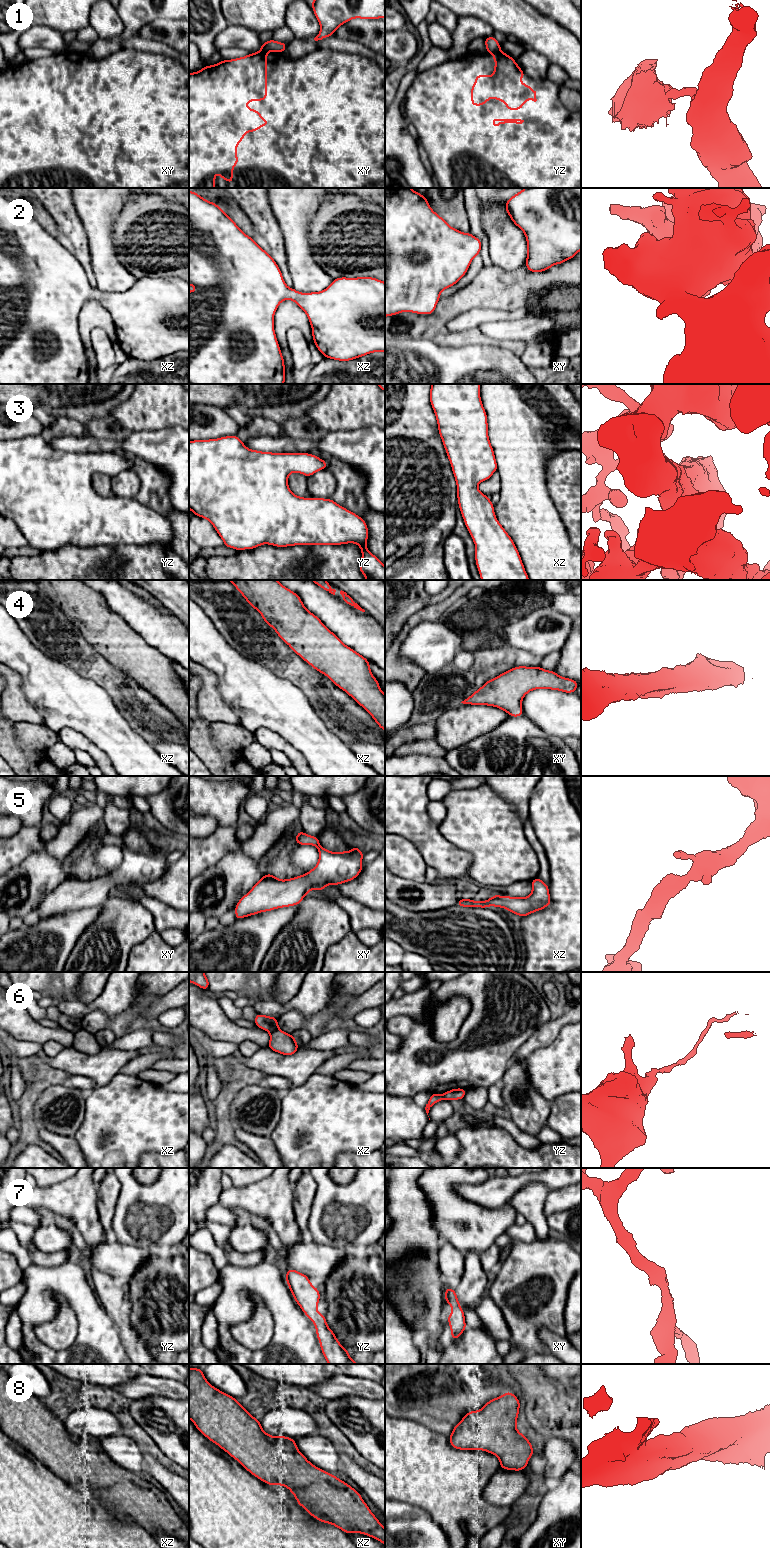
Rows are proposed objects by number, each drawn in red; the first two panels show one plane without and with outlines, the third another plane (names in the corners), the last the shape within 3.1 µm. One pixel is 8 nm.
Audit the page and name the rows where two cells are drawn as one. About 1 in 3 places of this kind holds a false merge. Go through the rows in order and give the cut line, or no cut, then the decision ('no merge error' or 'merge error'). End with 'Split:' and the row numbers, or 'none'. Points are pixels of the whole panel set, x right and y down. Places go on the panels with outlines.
1: cut in yz along (499, 49), (493, 53); merge error
2: no cut; no merge error
3: no cut; no merge error
4: no cut; no merge error
5: no cut; no merge error
6: cut in xz along (277, 1027), (270, 1033); merge error
7: no cut; no merge error
8: no cut; no merge error
Split: 1, 6

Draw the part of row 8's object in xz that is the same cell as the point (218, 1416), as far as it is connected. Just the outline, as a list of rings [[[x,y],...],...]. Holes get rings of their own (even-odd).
[[[189,1367],[189,1419],[206,1438],[218,1445],[232,1458],[237,1460],[248,1472],[271,1486],[287,1487],[295,1496],[296,1502],[322,1523],[329,1523],[349,1533],[361,1533],[385,1545],[385,1528],[371,1512],[360,1493],[337,1478],[314,1466],[298,1450],[294,1439],[286,1436],[271,1436],[266,1433],[260,1420],[254,1418],[234,1397],[213,1387],[205,1378],[202,1369]]]

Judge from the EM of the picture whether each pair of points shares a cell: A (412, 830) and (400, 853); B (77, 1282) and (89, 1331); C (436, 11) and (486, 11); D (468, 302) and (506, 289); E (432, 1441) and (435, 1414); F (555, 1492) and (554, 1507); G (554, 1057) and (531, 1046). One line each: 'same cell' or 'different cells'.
A: different cells
B: same cell
C: different cells
D: same cell
E: different cells
F: same cell
G: different cells

